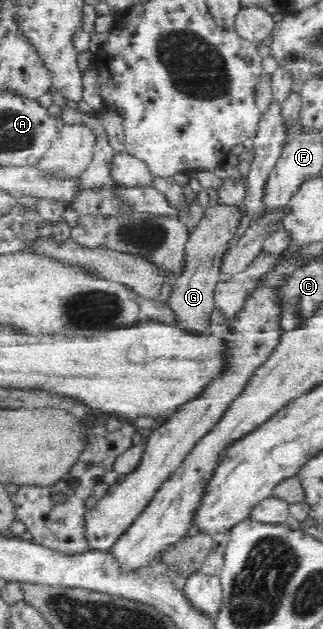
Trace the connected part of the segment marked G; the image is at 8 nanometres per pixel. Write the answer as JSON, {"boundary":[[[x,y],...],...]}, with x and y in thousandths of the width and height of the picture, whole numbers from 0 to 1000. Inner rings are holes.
{"boundary":[[[737,328],[644,329],[622,353],[594,367],[573,388],[573,409],[557,436],[542,440],[542,450],[520,477],[526,488],[545,498],[545,517],[607,529],[644,533],[650,499],[666,488],[663,464],[672,452],[697,442],[687,432],[687,413],[709,397],[715,378],[749,348]]]}

